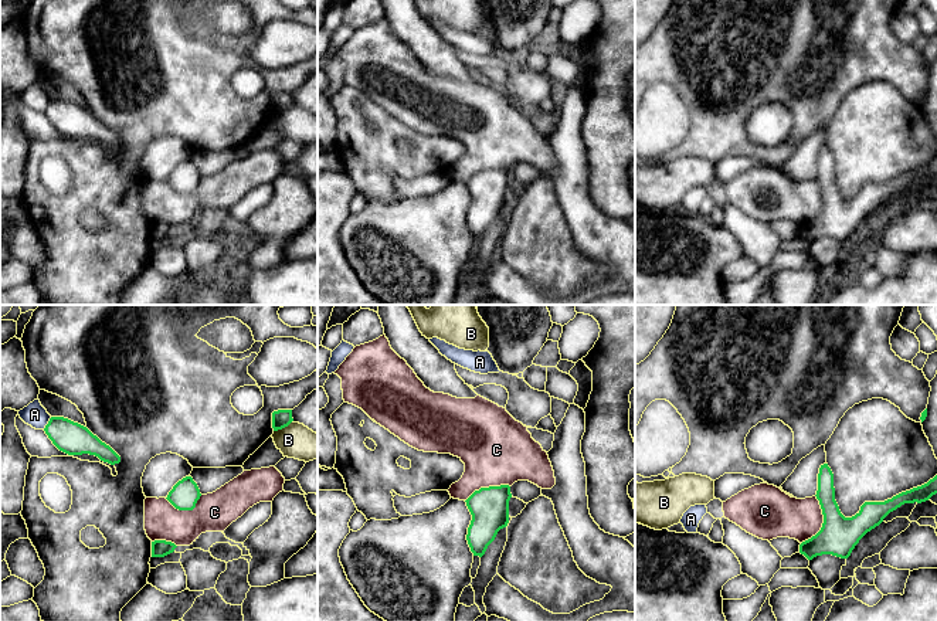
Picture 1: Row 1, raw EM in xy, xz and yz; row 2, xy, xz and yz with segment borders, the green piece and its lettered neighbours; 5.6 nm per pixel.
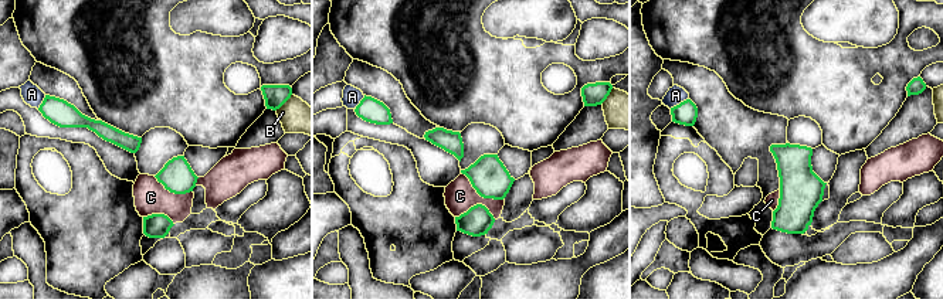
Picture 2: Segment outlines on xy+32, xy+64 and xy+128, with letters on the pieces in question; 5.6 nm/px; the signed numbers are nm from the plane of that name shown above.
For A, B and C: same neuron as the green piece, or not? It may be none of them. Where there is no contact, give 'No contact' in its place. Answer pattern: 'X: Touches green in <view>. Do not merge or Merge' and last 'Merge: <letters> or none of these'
A: Touches green in xy. Do not merge
B: Touches green in xy. Do not merge
C: Touches green in yz. Do not merge
Merge: none of these

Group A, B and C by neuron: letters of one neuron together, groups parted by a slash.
A / B / C

